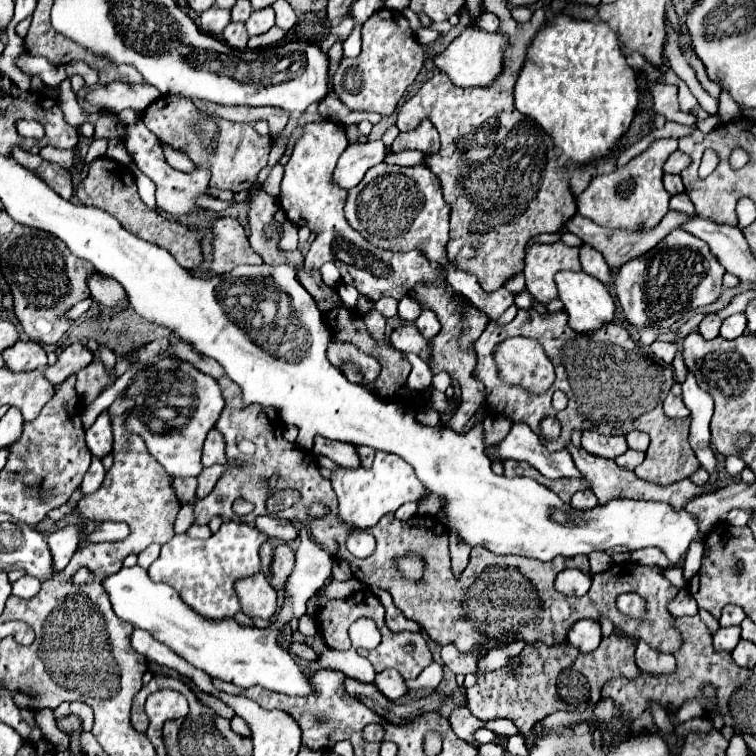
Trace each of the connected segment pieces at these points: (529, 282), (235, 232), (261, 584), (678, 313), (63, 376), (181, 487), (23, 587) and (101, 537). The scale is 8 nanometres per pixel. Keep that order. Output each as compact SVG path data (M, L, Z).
M562 241L552 245L532 245L526 255L526 287L542 305L558 299L554 275L558 271L582 271L580 247L568 247Z
M214 217L210 221L212 239L212 263L210 271L214 275L230 273L238 265L262 265L262 257L254 253L248 243L244 227L234 217Z
M264 573L240 579L236 583L236 591L238 591L240 603L242 603L244 615L248 615L252 619L254 617L270 619L278 609L276 589L268 583Z
M678 229L670 233L670 237L666 237L666 247L662 245L664 243L624 263L614 279L618 303L626 319L638 329L640 327L670 329L688 311L716 301L722 289L722 275L726 273L726 269L718 263L718 259L710 251L708 255L702 255L706 247L702 239L694 237L684 229Z
M72 343L58 355L56 365L44 369L46 379L50 379L54 385L58 385L58 383L66 381L70 375L74 375L80 369L84 369L90 361L92 361L92 353L84 345Z
M174 477L172 487L176 491L176 497L182 503L190 503L194 493L196 493L196 479L178 479L178 477Z
M22 577L20 581L12 585L12 595L22 597L22 599L30 599L38 595L38 591L40 591L40 581L28 581L28 577Z
M106 521L94 533L88 535L88 541L94 541L94 543L98 543L98 541L122 541L128 535L130 535L130 529L128 529L126 523L110 523L110 521Z

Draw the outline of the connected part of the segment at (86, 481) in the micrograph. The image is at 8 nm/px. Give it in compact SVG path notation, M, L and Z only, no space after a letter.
M92 457L92 465L90 465L90 469L86 471L86 475L82 479L82 493L86 493L86 495L94 493L102 485L104 475L106 475L106 469L102 465L102 459Z

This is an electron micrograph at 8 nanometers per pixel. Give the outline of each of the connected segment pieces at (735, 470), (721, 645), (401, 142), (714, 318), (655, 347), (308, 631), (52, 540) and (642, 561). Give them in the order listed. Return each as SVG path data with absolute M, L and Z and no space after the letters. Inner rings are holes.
M729 455L726 457L726 471L728 471L730 475L742 473L744 467L746 467L746 463L744 463L740 457L736 457L736 455Z
M720 627L714 633L716 651L732 651L740 641L740 627Z
M424 119L416 129L400 133L392 145L394 151L404 151L404 149L416 149L422 153L438 153L440 149L440 135L436 127Z
M710 313L704 317L704 321L700 323L698 331L702 333L704 339L716 339L718 333L720 333L720 325L722 325L722 319L716 315L716 313Z
M654 341L654 343L650 345L650 349L652 349L652 355L654 355L654 357L662 359L664 363L672 363L672 359L674 359L674 353L676 353L676 343Z
M303 615L298 621L298 630L305 636L313 636L317 632L317 624L315 619L309 615Z
M66 525L48 537L48 547L54 553L54 567L58 567L58 571L68 565L74 551L78 549L80 533L82 531L78 525Z
M653 547L632 552L630 558L631 562L640 565L658 566L663 569L670 567L667 557L659 548Z

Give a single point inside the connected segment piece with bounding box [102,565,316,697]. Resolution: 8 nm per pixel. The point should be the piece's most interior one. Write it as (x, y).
(246, 656)

